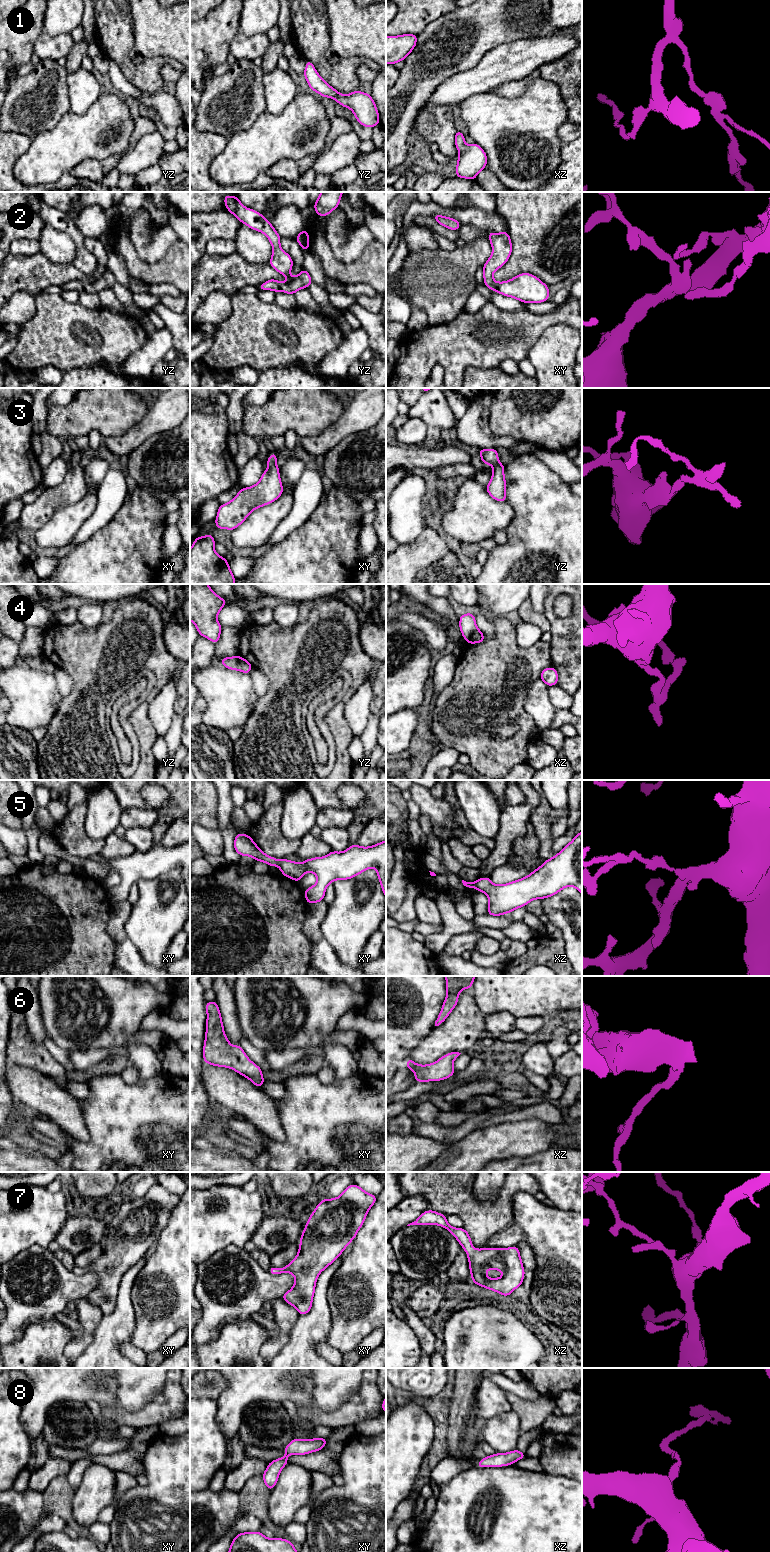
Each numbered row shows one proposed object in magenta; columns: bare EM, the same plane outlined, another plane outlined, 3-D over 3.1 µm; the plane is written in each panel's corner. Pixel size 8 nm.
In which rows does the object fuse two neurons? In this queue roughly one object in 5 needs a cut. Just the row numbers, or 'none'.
none

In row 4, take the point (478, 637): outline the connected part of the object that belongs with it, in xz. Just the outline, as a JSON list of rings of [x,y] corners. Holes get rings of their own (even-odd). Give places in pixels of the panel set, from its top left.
[[[473,613],[463,614],[459,619],[459,628],[467,643],[474,644],[484,642],[484,633],[477,628]]]

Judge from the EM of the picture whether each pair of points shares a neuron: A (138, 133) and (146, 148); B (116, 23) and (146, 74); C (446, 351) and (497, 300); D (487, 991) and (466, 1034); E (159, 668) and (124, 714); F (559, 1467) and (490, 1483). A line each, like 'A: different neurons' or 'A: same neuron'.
A: different neurons
B: same neuron
C: different neurons
D: different neurons
E: different neurons
F: different neurons

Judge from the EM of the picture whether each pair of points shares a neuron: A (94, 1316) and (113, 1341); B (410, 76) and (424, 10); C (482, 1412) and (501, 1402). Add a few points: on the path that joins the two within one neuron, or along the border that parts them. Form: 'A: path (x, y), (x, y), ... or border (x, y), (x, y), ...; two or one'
A: border (103, 1315), (93, 1340), (89, 1344); two
B: border (437, 18), (431, 21), (417, 35); two
C: path (487, 1407), (492, 1402), (496, 1402); one

